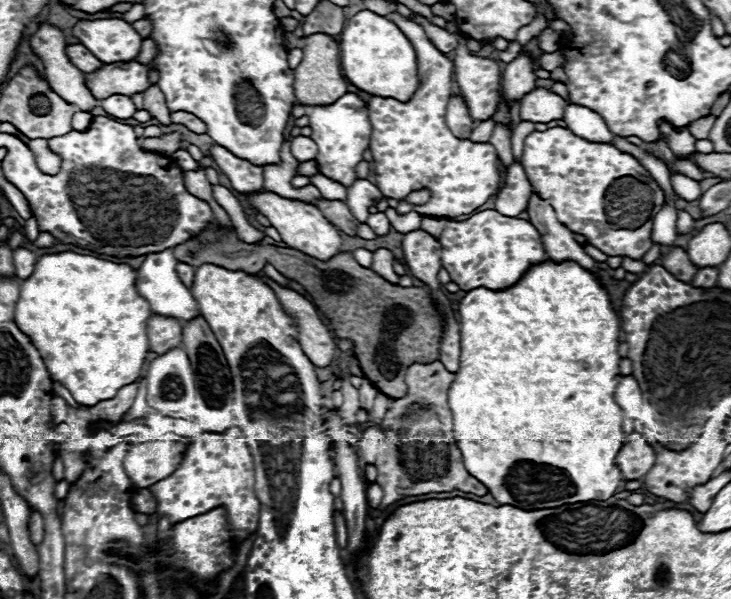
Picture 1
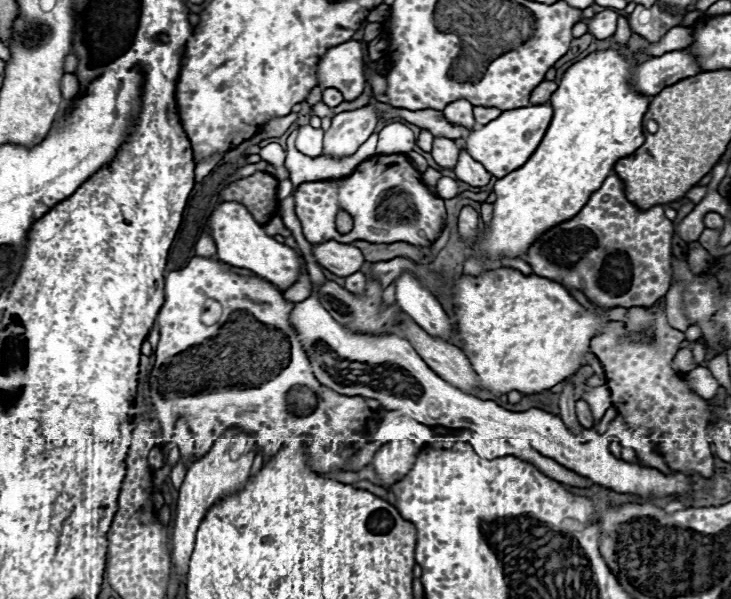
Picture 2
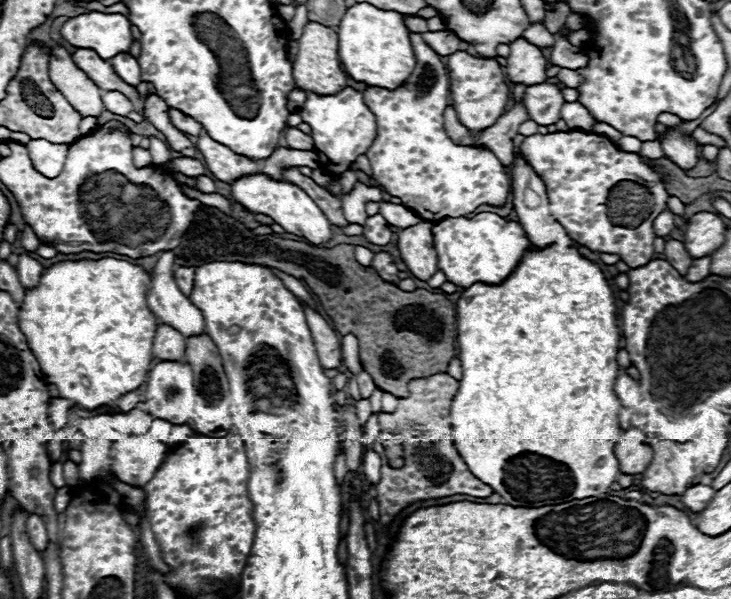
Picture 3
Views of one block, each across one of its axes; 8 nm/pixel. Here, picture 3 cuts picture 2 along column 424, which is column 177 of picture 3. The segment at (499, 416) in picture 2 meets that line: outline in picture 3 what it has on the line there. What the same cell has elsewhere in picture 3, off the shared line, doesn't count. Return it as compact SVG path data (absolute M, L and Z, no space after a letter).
M158 362L146 380L146 412L172 424L186 424L194 408L194 380L188 364Z

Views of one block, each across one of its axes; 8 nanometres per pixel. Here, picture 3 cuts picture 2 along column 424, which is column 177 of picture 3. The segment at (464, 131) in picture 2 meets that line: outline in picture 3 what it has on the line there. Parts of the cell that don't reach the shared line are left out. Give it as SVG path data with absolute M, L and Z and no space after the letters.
M170 108L168 110L168 116L170 116L170 122L174 128L178 128L180 132L184 134L192 134L192 136L200 136L204 132L204 128L194 120L194 118L188 118L186 114L182 114L180 110L176 108Z

